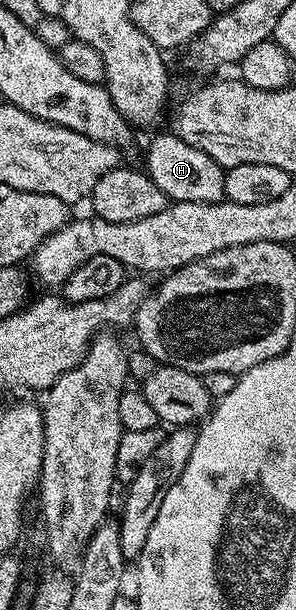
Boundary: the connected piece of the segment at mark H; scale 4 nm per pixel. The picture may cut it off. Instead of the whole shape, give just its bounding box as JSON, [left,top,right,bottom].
[145,133,225,202]

